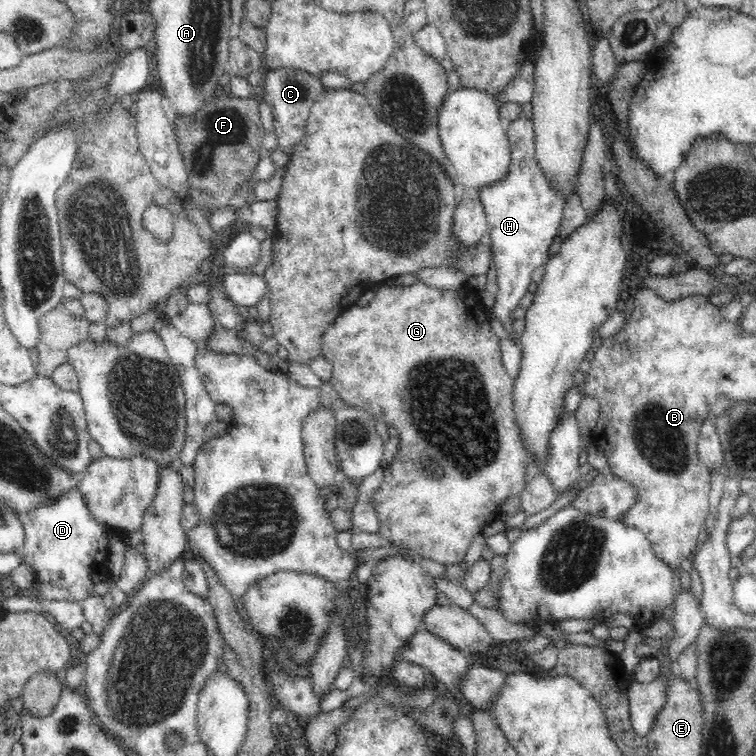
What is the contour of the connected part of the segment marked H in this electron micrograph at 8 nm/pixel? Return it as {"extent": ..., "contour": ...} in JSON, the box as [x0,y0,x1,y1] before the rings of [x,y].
{"extent":[479,111,563,324],"contour":[[[521,111],[520,116],[506,128],[512,162],[504,180],[480,188],[479,202],[486,211],[496,265],[498,294],[490,314],[504,324],[512,324],[512,311],[528,291],[534,270],[550,260],[548,250],[557,237],[562,222],[563,199],[554,186],[542,175],[535,156],[533,120]]]}

